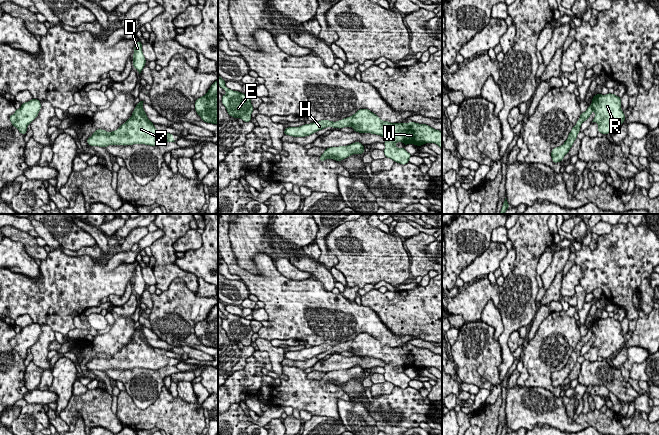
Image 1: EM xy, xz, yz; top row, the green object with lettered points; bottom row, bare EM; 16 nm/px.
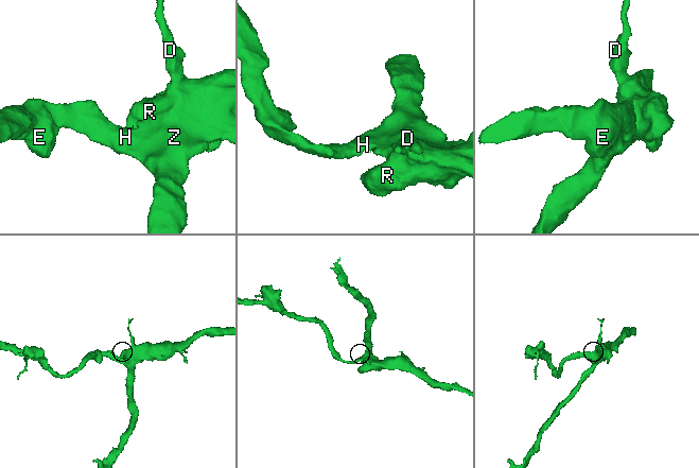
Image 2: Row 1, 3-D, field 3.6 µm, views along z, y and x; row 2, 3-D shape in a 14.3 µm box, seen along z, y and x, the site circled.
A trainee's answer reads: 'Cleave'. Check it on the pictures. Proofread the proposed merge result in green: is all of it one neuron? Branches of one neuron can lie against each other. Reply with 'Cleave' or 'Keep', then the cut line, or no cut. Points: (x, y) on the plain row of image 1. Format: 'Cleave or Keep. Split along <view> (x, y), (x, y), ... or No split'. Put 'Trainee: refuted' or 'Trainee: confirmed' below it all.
Keep. No split
Trainee: refuted

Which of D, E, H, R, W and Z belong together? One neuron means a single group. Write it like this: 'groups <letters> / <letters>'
groups D E H R W Z

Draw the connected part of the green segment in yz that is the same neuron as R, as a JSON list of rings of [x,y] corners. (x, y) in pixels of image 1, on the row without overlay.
[[[614,317],[594,319],[592,328],[588,330],[585,336],[581,337],[579,344],[572,352],[564,368],[552,373],[551,381],[553,387],[563,385],[564,380],[569,376],[577,362],[577,358],[580,356],[581,348],[590,341],[593,334],[595,335],[595,341],[592,346],[596,346],[599,349],[598,356],[603,359],[606,359],[614,352],[621,350],[626,342],[621,334],[621,322],[619,320],[616,320]]]

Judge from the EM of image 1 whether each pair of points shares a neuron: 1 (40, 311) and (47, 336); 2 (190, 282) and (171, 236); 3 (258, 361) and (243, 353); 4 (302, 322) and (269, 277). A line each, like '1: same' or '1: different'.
1: different
2: same
3: different
4: same

